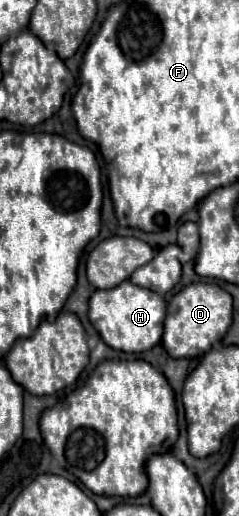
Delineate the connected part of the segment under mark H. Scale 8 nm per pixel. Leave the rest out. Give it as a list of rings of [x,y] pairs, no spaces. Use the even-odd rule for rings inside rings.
[[[129,279],[113,289],[97,289],[89,299],[89,319],[103,341],[125,353],[149,351],[161,341],[165,317],[165,299],[151,289],[133,285]]]

